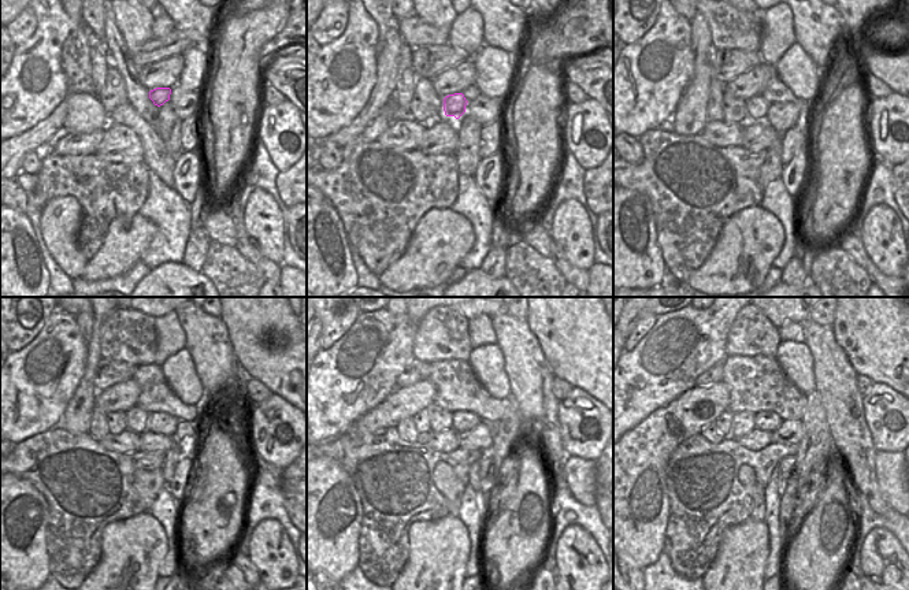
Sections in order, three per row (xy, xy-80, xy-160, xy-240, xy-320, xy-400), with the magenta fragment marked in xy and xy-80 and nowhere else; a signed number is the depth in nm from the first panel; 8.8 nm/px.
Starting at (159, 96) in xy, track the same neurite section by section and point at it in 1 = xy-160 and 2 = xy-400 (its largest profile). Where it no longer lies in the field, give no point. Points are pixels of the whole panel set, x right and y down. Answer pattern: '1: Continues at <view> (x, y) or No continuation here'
1: Continues at xy-160 (756, 108)
2: Continues at xy-400 (742, 422)

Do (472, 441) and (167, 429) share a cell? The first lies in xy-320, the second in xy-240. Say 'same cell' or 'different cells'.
different cells

